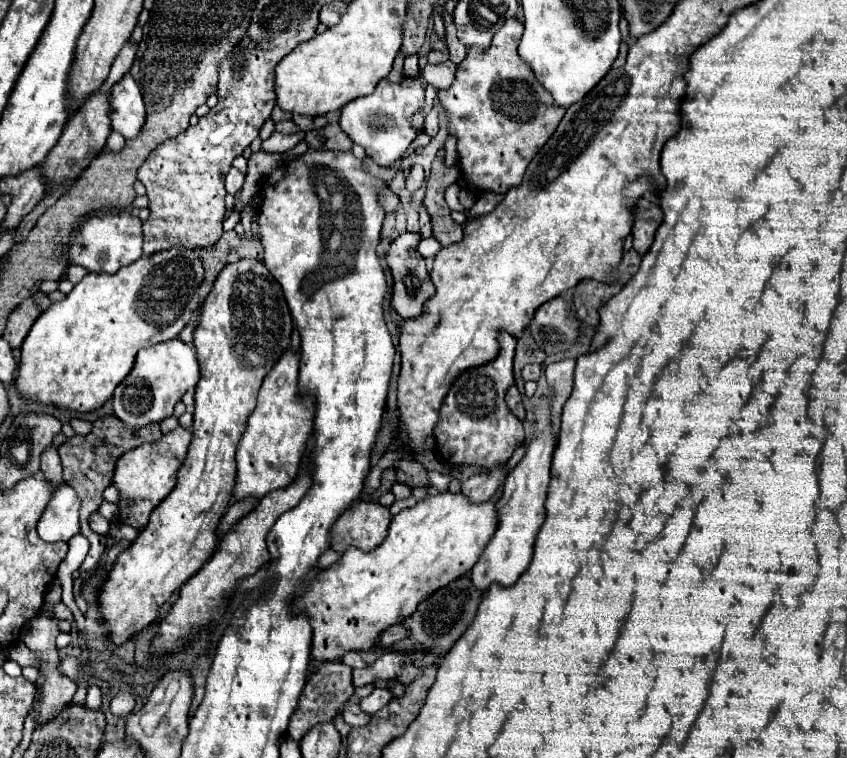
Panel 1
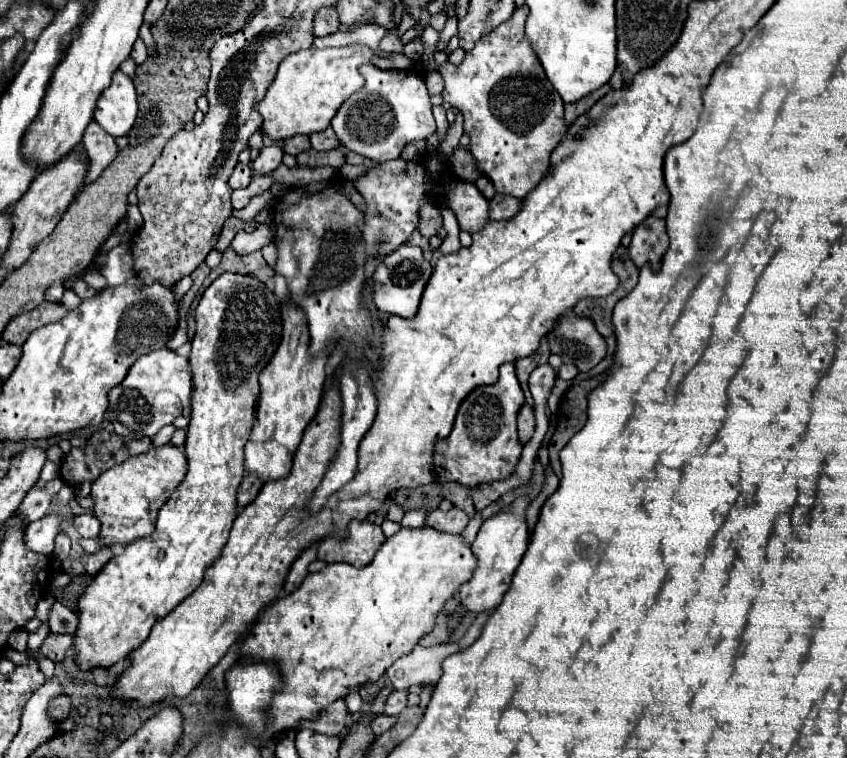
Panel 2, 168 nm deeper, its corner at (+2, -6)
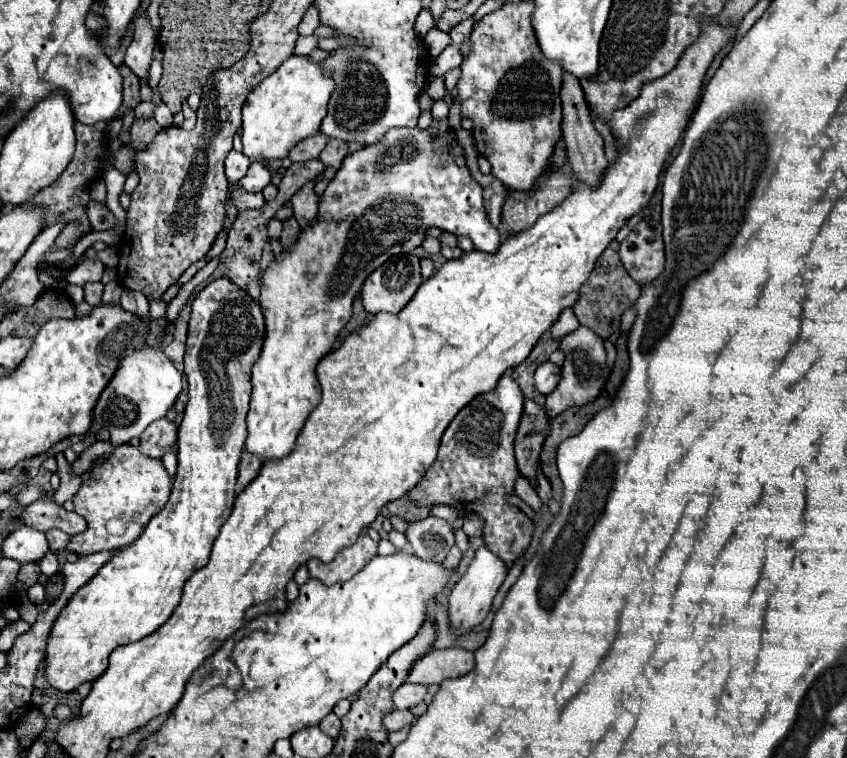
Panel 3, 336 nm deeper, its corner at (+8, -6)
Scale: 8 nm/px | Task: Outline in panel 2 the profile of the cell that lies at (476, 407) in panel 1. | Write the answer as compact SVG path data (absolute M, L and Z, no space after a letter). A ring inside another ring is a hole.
M514 362L500 366L496 384L478 386L460 404L454 428L448 438L436 442L434 472L440 480L454 480L470 488L480 482L510 478L522 454L522 442L516 432L516 414L524 404L524 394L514 374Z

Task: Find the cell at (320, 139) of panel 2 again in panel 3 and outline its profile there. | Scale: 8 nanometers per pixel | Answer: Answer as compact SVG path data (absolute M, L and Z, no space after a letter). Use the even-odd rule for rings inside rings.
M330 140L324 148L324 152L320 154L320 162L324 166L332 166L332 168L338 168L342 164L342 160L348 156L348 144L344 140Z

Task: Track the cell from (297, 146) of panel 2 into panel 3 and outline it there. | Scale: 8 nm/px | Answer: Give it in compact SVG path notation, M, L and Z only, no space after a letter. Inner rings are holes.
M316 134L316 136L306 138L304 142L296 144L296 148L290 152L290 160L292 160L292 162L306 162L306 160L318 158L328 140L330 140L330 138L328 138L326 134Z

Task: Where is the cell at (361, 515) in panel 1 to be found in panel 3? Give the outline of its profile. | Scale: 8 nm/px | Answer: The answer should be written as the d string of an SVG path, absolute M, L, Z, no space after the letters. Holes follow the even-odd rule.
M360 536L356 544L344 548L330 564L322 564L320 560L310 560L306 564L308 574L310 578L326 582L326 586L332 586L360 572L372 560L372 556L376 556L376 548L378 544L370 536Z

